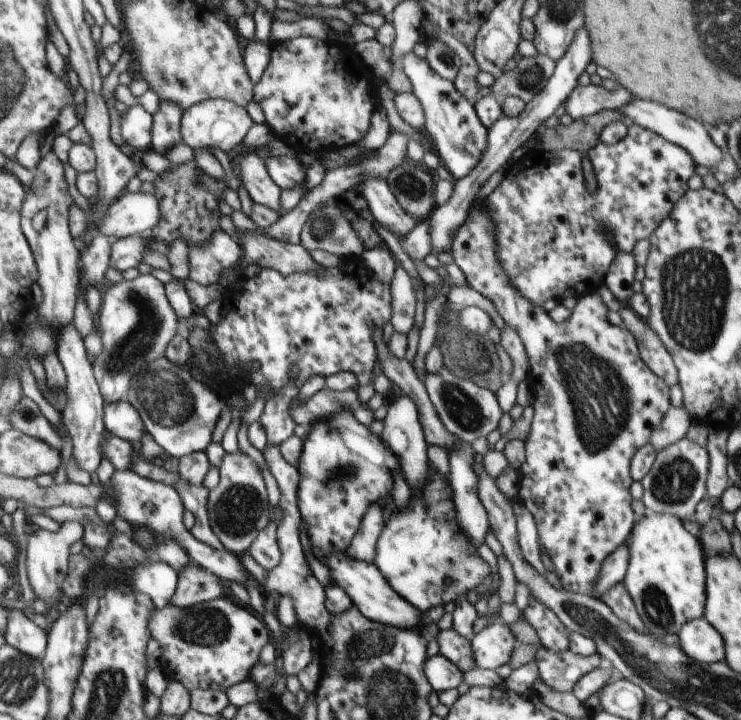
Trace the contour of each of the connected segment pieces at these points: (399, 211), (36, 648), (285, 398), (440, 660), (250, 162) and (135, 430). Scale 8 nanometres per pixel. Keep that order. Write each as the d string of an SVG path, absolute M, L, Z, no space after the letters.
M369 178L360 186L376 222L391 233L406 236L418 224L418 219L400 206L387 181Z
M8 610L11 614L10 622L7 623L5 642L22 651L22 654L30 655L41 662L47 649L48 632L25 617L22 611Z
M288 382L267 398L260 422L265 428L268 445L279 445L294 435L296 424L290 416L289 406L299 392L300 387L295 382Z
M439 652L437 655L427 657L424 672L434 695L448 689L457 689L463 681L463 672Z
M237 144L227 152L227 155L238 164L239 178L253 202L280 213L282 189L272 180L266 161L256 151L254 147L244 150L241 144Z
M127 400L106 403L103 420L113 436L131 443L141 444L147 434L140 414Z

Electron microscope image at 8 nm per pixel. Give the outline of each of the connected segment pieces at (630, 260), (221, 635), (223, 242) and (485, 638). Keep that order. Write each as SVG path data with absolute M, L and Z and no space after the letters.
M622 251L616 253L606 273L605 285L619 301L628 300L634 295L632 283L636 267L632 253Z
M226 595L220 599L196 603L188 608L178 608L169 602L164 608L153 613L150 629L163 650L162 669L169 679L180 681L189 691L198 688L226 691L238 682L249 680L253 666L260 662L262 647L269 643L266 624Z
M220 230L214 233L211 241L203 247L189 247L188 278L205 287L215 285L222 270L238 262L240 245Z
M502 620L483 628L471 640L477 666L492 670L510 661L518 645L515 634Z

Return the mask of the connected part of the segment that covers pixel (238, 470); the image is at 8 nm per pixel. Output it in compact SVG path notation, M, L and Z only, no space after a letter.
M244 450L224 455L219 466L219 483L209 491L207 513L218 540L236 554L246 553L258 534L270 524L272 514L262 471Z

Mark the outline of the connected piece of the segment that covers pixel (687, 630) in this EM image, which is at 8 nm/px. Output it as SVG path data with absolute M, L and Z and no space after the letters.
M704 618L686 621L677 634L680 648L701 663L725 660L725 642L722 635Z

